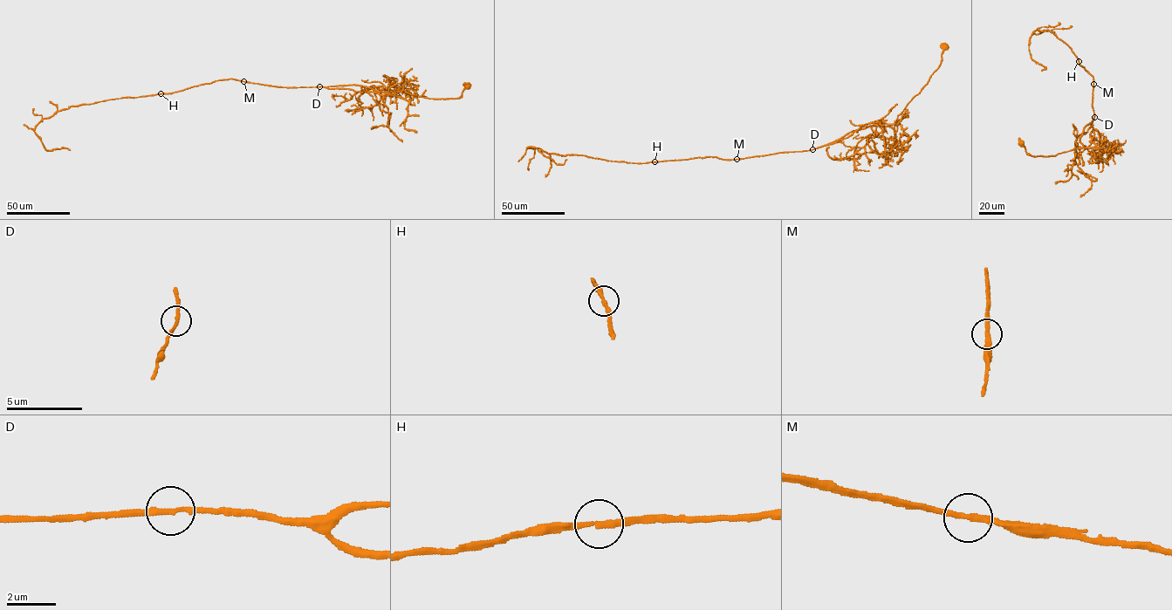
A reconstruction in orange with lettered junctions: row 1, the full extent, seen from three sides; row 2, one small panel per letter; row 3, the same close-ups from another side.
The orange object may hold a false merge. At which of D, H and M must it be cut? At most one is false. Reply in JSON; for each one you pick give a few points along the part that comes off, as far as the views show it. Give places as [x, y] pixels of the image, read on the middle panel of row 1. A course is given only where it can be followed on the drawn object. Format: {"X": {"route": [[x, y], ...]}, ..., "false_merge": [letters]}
{"false_merge": []}

